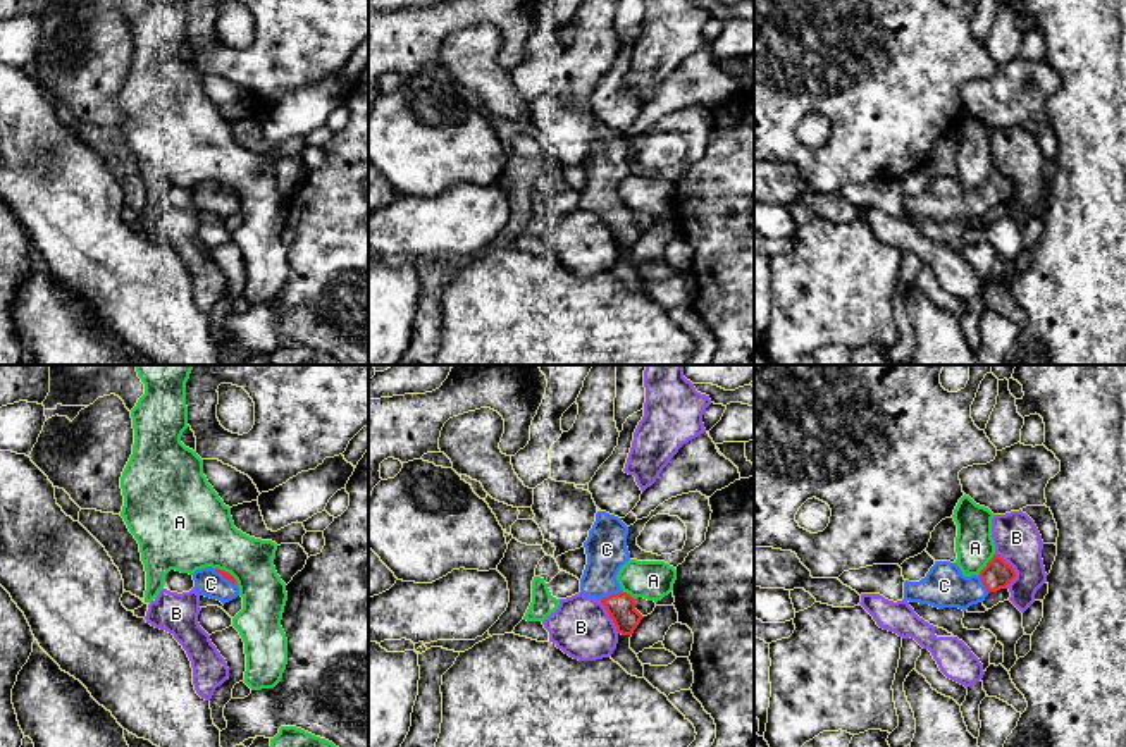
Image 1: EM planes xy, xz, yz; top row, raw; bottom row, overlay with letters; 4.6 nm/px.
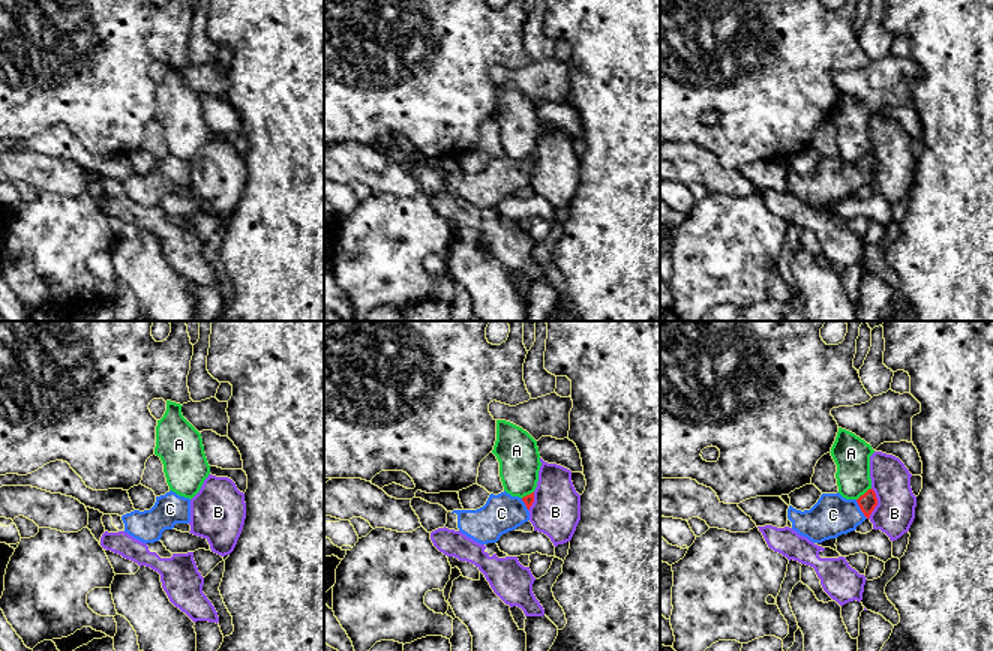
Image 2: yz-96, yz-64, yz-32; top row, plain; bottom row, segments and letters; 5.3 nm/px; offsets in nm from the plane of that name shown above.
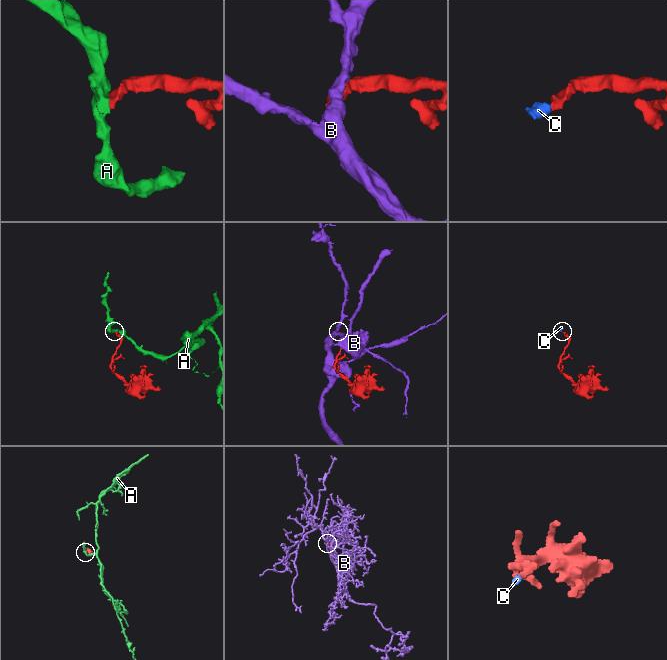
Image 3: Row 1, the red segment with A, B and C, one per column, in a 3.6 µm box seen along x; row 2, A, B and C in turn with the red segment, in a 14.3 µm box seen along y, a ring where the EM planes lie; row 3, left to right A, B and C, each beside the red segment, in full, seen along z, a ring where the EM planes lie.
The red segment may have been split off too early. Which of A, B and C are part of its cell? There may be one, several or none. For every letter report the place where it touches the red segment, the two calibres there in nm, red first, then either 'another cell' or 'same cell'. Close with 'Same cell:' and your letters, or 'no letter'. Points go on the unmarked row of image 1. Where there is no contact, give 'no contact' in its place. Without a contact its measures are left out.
A: yz (987, 178) | 140/180 nm | another cell
B: yz (1013, 185) | 140/220 nm | another cell
C: xz (612, 209) | 130/190 nm | same cell
Same cell: C

